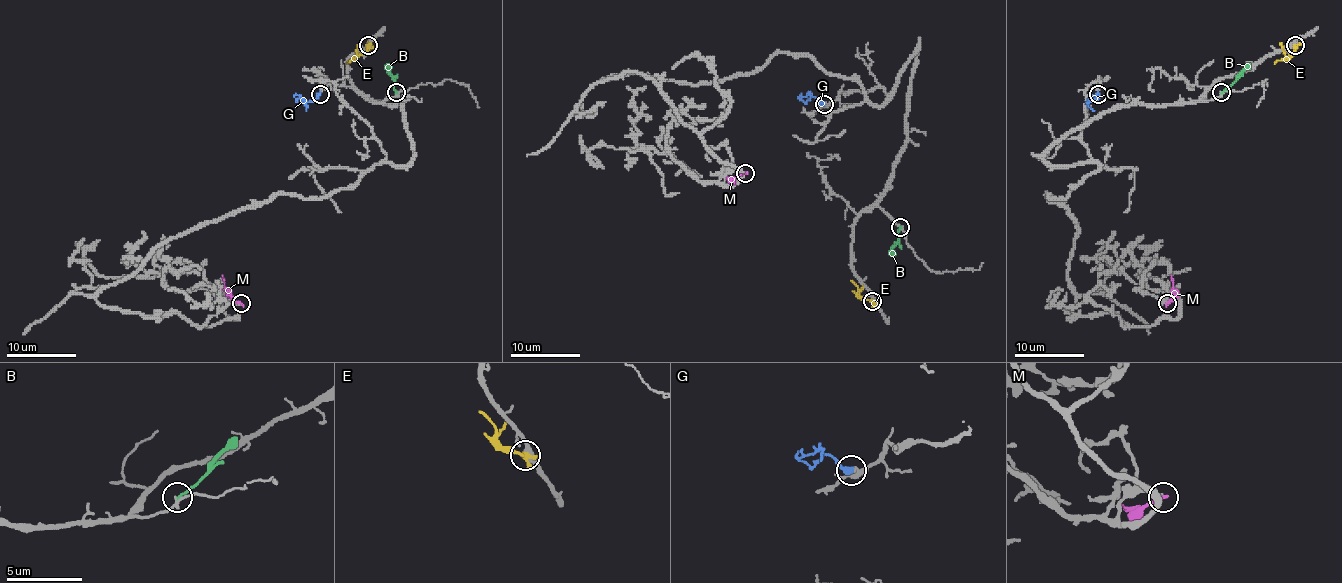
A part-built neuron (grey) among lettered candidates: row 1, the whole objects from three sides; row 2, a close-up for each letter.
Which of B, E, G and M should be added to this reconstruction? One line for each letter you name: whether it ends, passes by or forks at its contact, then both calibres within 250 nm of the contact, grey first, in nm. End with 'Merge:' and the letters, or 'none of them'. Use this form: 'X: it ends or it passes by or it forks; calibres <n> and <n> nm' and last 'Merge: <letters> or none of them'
G: it ends; calibres 190 and 360 nm
Merge: G

